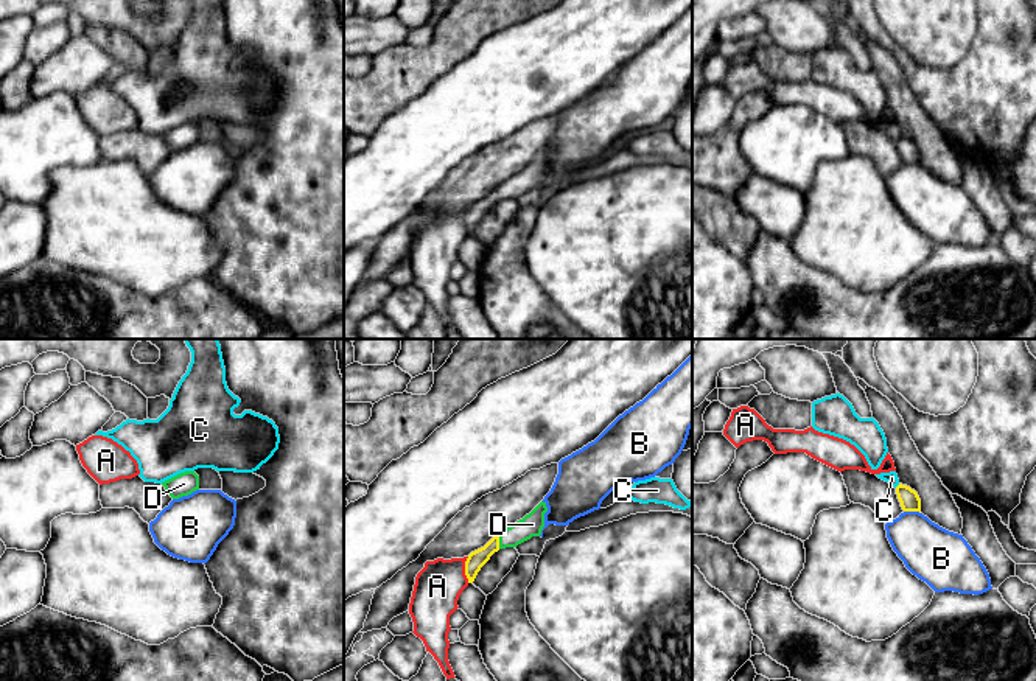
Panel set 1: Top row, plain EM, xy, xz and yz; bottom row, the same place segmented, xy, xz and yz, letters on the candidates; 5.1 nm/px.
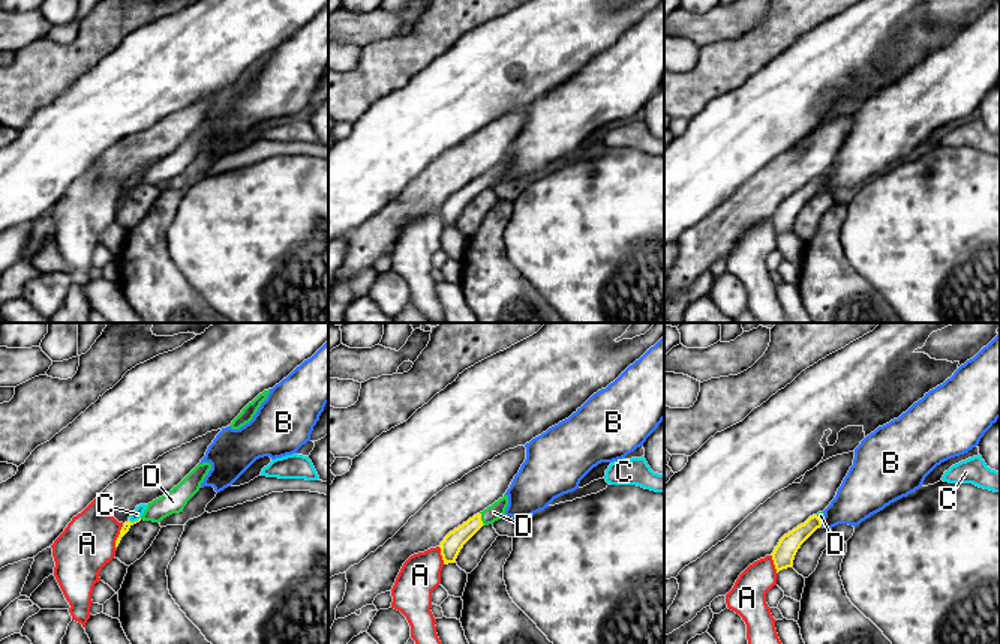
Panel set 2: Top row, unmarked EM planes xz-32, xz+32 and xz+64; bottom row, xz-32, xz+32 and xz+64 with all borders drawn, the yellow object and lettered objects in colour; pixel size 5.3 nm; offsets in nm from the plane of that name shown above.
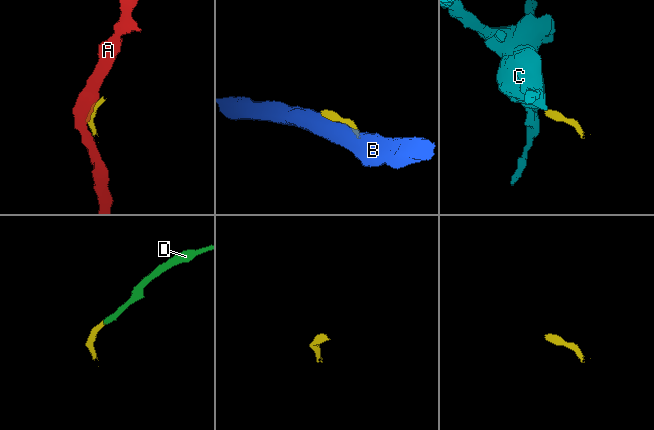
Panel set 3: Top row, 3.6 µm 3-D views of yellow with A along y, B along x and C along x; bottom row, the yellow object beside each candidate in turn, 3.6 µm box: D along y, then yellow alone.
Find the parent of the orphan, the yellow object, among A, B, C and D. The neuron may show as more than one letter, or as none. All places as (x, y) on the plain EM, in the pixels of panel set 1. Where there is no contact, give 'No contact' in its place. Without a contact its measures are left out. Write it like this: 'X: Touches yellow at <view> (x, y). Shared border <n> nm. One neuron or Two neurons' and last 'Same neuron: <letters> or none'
A: Touches yellow at xz (465, 221). Shared border 140 nm. Two neurons
B: Touches yellow at yz (912, 162). Shared border 90 nm. Two neurons
C: Touches yellow at yz (898, 137). Shared border 40 nm. Two neurons
D: Touches yellow at xz (498, 193). Shared border 70 nm. One neuron
Same neuron: D

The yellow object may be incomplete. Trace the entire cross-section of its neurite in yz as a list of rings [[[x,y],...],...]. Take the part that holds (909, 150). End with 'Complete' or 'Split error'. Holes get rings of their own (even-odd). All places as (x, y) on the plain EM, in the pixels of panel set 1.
[[[899,135],[896,138],[896,146],[904,163],[919,163],[921,165],[921,151],[915,141],[907,137]]]. Complete

